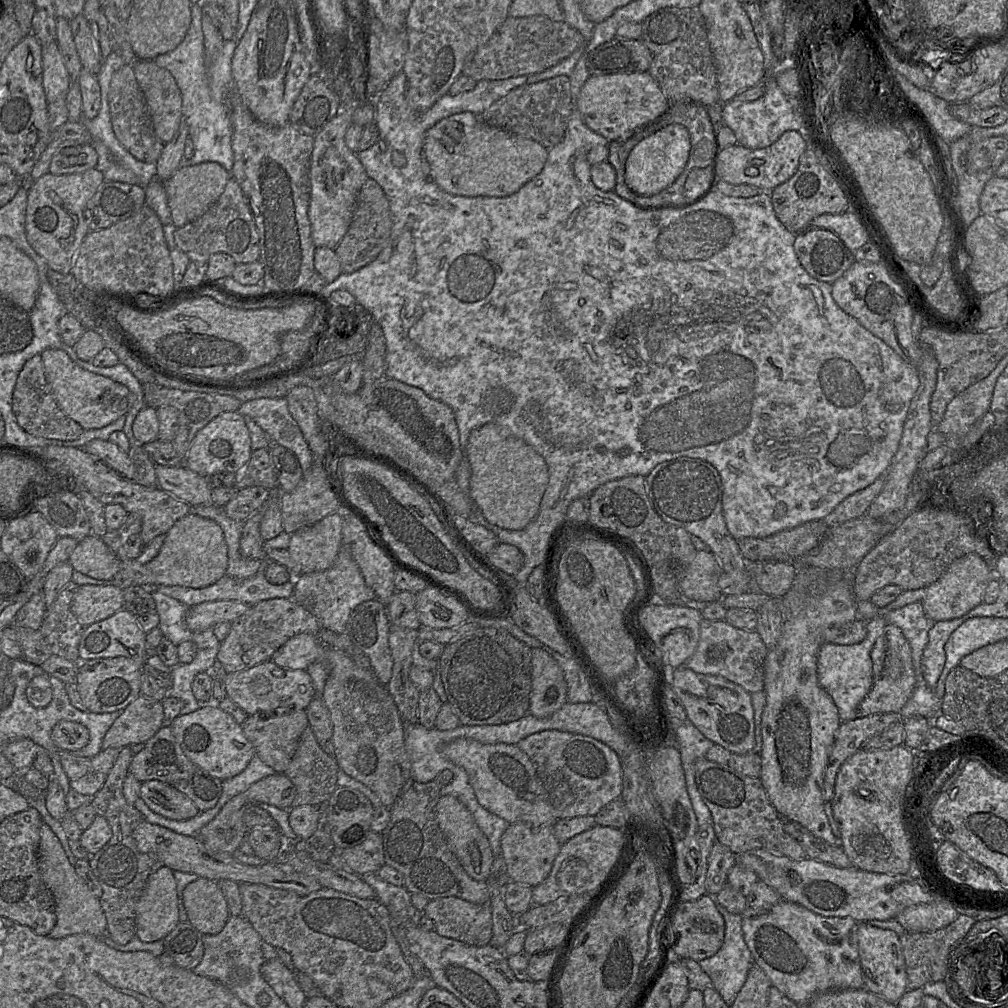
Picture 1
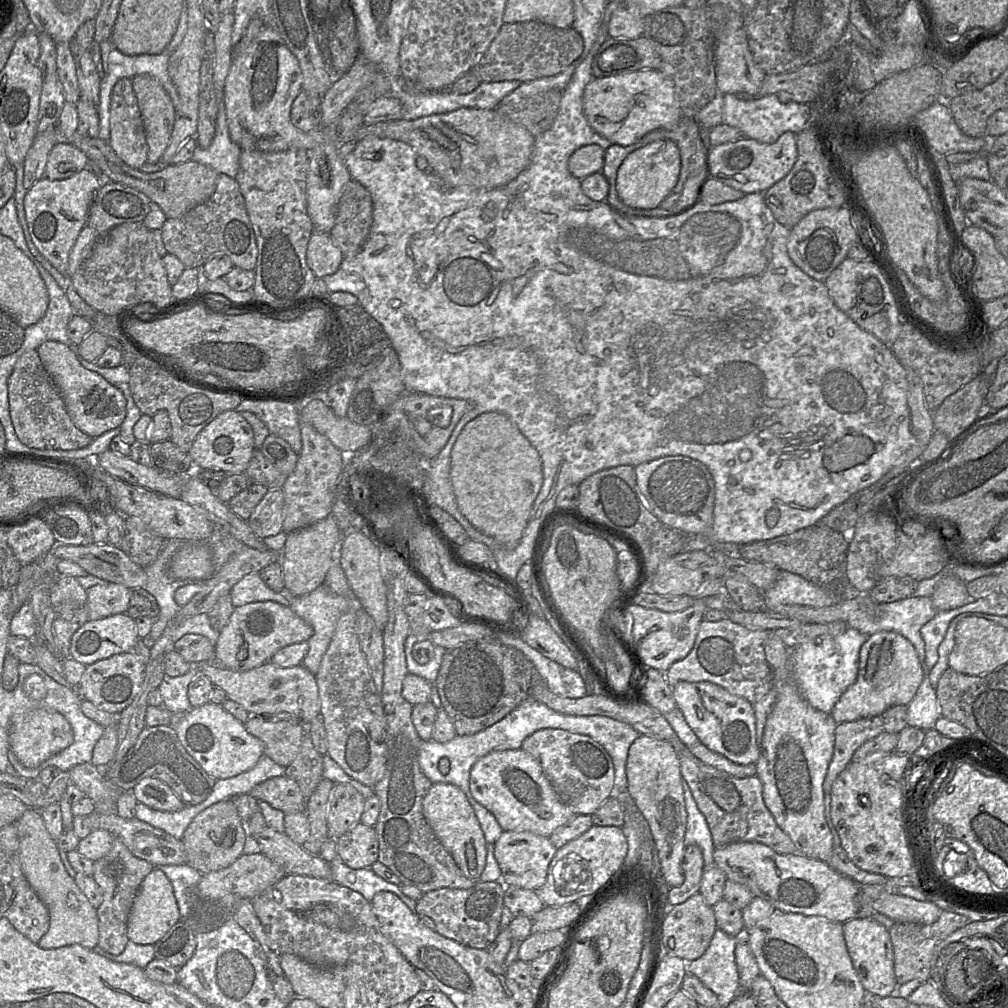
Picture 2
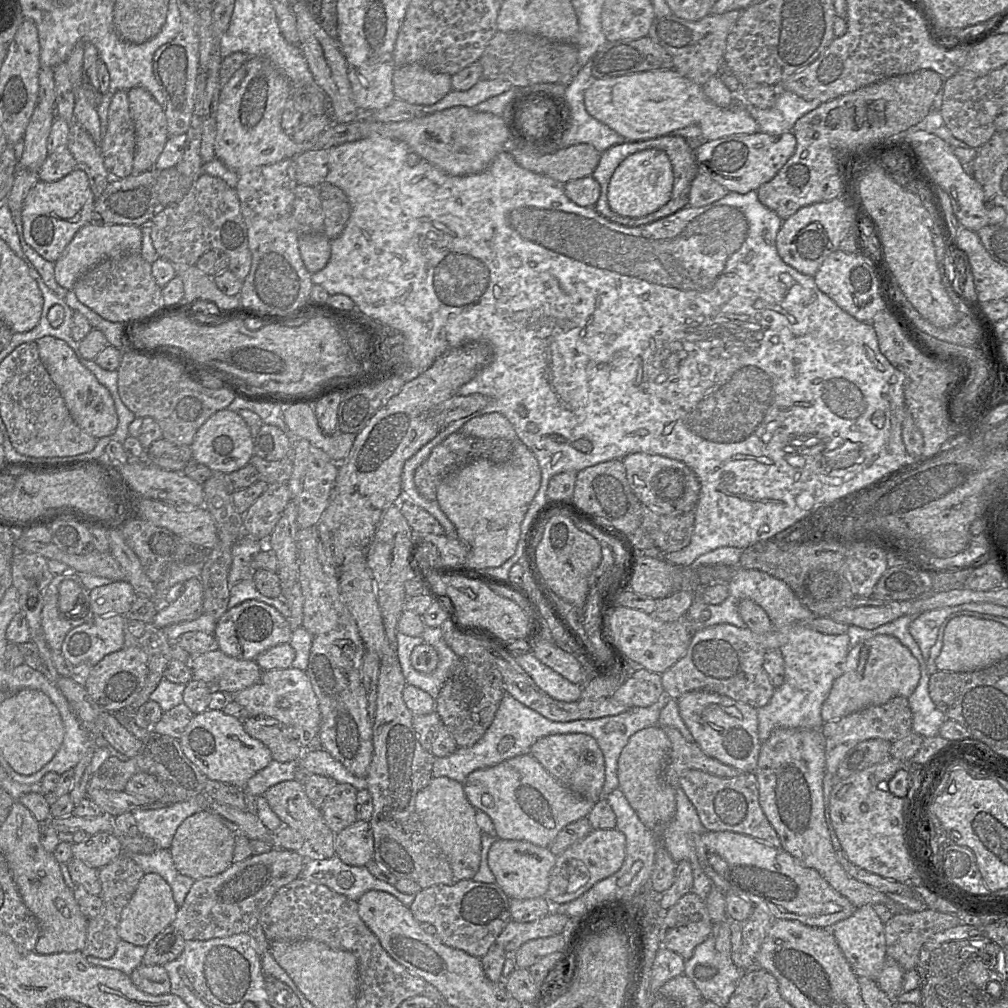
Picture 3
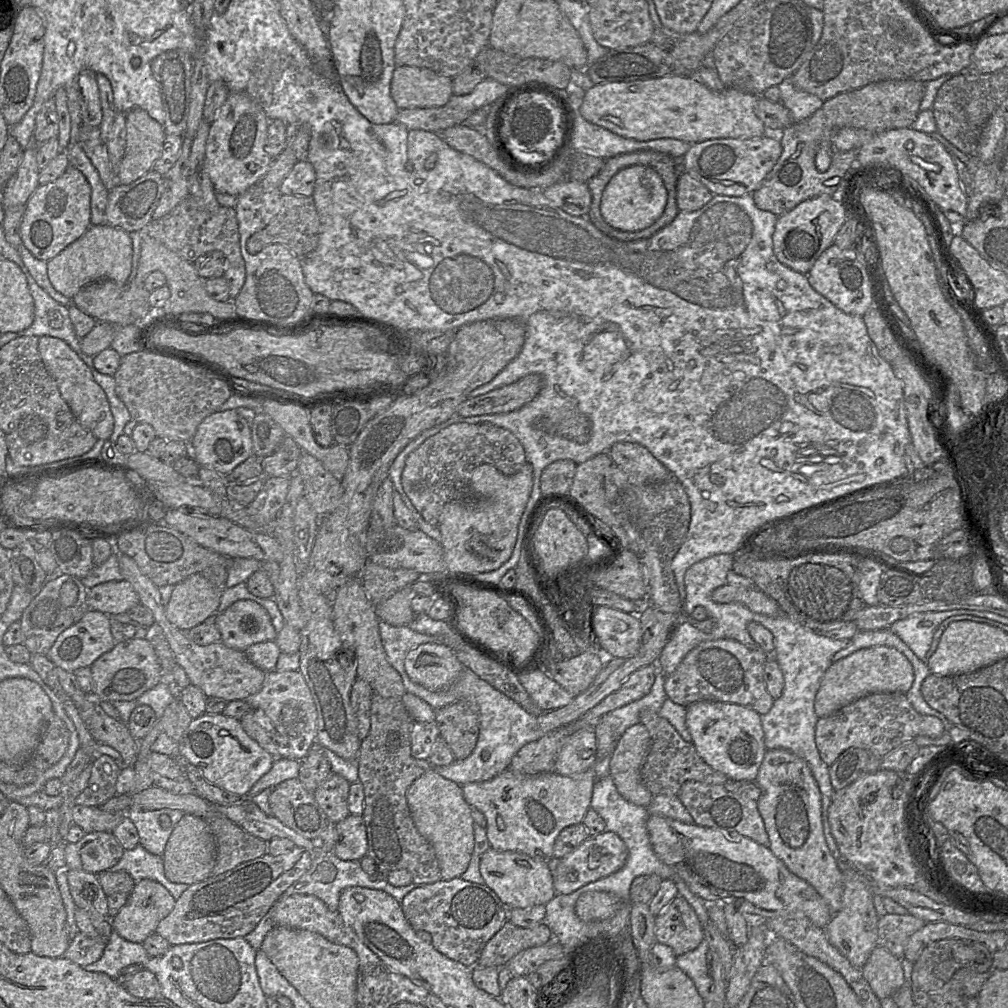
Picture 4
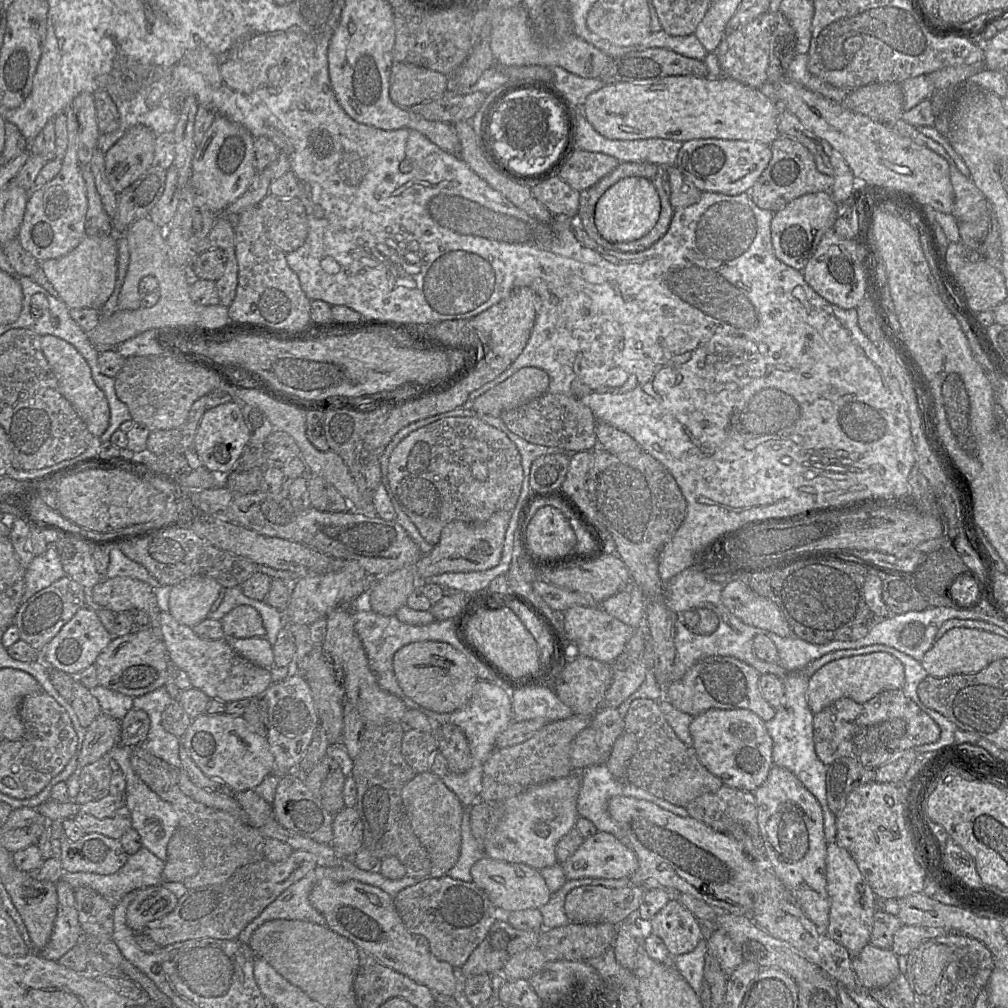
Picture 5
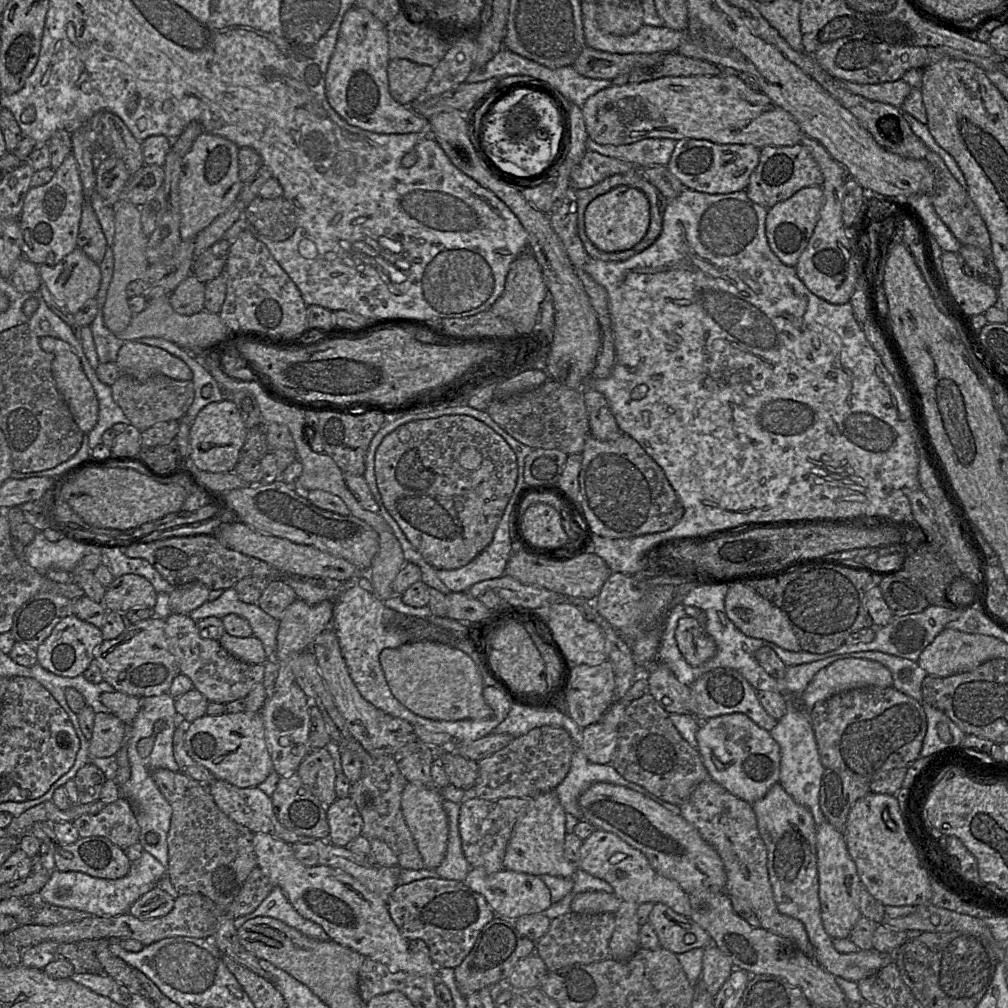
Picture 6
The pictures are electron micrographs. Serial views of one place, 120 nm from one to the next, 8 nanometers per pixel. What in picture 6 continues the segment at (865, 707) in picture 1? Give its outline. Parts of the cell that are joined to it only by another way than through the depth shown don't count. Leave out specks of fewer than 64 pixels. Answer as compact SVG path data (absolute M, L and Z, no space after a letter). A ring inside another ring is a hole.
M847 658L835 661L818 671L801 693L800 703L801 707L810 711L817 702L840 692L867 687L886 688L892 685L893 678L890 670L881 663L867 659Z

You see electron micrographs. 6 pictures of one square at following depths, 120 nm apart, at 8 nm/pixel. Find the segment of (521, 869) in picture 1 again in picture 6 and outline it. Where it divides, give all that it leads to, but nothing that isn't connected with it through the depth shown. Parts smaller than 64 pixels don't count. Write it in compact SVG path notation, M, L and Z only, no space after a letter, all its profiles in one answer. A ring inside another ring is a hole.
M470 868L462 883L482 895L494 913L502 915L505 919L516 920L524 915L543 913L552 904L548 887L539 876L531 874L507 869L488 873L481 868Z

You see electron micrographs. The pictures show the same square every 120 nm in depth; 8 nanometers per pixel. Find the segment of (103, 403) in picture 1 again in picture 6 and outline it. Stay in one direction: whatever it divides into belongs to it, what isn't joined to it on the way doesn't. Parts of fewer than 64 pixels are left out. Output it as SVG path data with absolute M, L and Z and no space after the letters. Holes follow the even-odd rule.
M44 336L39 339L39 344L41 349L51 356L51 371L57 390L67 403L78 427L84 434L88 434L97 423L99 402L79 357L70 344L58 338Z

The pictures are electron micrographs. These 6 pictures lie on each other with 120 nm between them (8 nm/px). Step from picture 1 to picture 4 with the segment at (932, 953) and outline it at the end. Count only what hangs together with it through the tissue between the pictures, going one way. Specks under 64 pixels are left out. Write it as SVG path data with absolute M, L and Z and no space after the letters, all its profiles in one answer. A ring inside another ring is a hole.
M885 914L878 920L877 945L898 958L904 957L905 945L912 934L927 922L911 914Z

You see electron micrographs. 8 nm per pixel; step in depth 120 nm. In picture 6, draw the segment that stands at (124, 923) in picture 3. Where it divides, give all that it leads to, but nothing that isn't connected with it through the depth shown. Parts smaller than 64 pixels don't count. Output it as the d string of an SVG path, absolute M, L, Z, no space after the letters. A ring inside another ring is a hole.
M159 887L136 900L129 909L129 914L140 919L148 920L167 915L174 907L175 899Z

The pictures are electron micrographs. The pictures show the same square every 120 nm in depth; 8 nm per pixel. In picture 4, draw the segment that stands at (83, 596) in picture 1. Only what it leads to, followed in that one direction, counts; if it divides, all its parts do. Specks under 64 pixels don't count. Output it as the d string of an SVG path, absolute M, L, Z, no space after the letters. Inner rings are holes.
M126 580L104 582L88 589L88 608L110 617L125 614L139 603L138 594Z

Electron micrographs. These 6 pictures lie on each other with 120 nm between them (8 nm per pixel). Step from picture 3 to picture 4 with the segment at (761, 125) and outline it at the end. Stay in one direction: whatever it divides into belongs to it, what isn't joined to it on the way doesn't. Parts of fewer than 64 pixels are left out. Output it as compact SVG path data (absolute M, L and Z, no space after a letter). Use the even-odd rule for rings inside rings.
M792 75L784 78L778 86L780 102L789 110L793 122L808 118L824 103L818 96L797 88Z

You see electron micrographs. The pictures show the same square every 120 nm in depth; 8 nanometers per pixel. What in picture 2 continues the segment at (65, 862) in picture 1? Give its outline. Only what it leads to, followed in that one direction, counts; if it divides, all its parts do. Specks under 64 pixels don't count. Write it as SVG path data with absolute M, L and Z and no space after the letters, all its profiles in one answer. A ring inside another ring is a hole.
M28 808L14 824L19 838L22 872L49 911L48 931L37 945L42 949L74 944L88 949L95 948L99 938L97 909L91 905L75 880L67 873L57 843L49 835L39 810Z

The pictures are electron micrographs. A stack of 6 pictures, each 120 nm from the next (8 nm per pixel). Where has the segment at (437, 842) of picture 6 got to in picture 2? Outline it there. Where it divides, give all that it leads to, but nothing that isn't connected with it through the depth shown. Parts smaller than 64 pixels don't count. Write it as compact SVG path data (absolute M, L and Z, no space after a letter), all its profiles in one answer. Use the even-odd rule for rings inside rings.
M448 783L432 784L422 802L422 812L435 836L452 856L463 875L479 881L486 863L486 840L463 791Z

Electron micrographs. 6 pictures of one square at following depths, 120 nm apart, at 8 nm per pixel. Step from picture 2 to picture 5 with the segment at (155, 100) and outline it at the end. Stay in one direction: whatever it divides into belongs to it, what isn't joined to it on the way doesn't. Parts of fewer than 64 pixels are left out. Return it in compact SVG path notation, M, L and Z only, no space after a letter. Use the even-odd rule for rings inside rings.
M135 125L104 153L105 174L116 194L151 167L155 138L150 128Z

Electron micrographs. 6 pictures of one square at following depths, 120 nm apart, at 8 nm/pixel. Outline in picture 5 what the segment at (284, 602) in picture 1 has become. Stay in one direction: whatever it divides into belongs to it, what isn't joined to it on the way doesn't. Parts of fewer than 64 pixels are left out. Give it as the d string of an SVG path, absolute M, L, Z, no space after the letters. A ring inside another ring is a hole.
M239 605L220 620L225 638L265 637L266 630L259 612L249 605Z

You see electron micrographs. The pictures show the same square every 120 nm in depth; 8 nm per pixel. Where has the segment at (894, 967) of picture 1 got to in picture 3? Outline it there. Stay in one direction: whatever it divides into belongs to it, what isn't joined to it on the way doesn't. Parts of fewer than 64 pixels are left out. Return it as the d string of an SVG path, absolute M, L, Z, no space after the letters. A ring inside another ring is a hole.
M863 905L848 918L830 928L838 946L857 976L876 980L887 958L884 924L876 914L873 905Z

